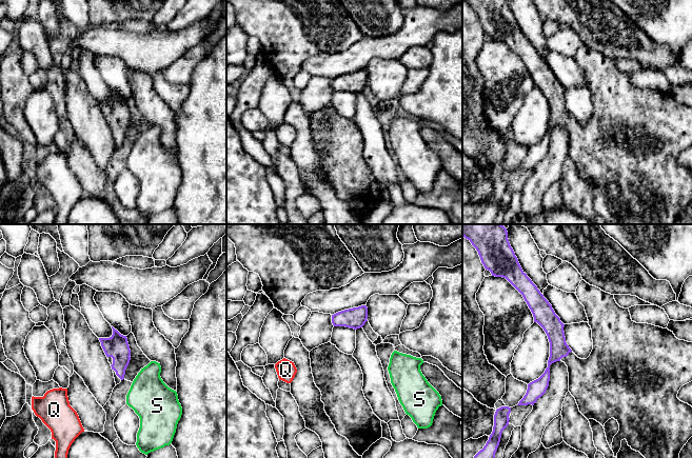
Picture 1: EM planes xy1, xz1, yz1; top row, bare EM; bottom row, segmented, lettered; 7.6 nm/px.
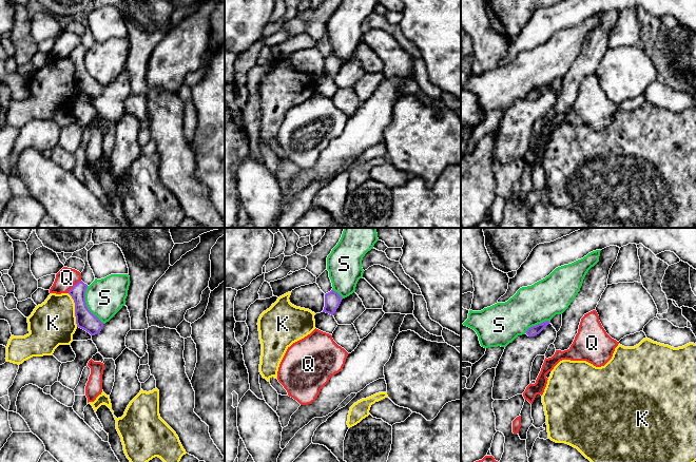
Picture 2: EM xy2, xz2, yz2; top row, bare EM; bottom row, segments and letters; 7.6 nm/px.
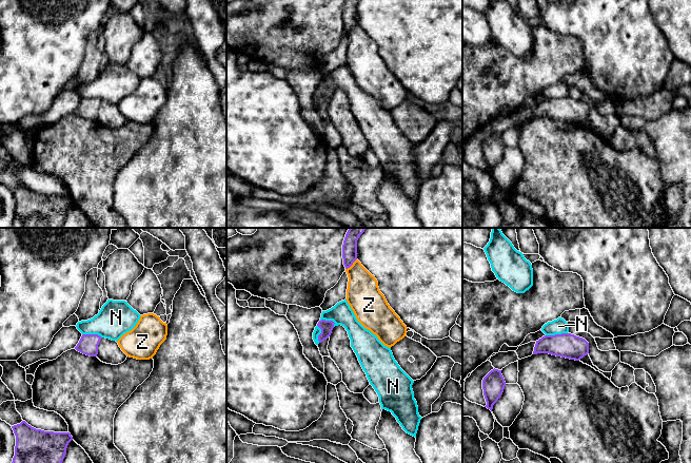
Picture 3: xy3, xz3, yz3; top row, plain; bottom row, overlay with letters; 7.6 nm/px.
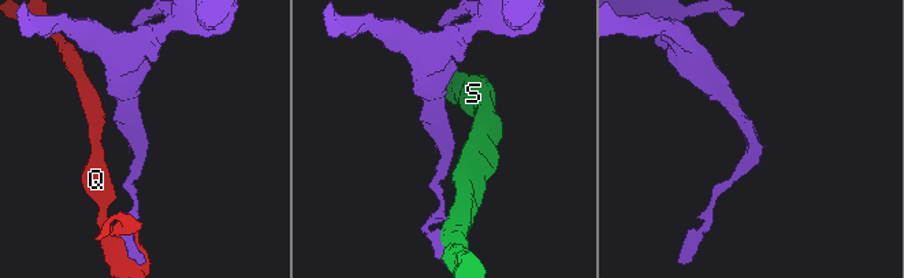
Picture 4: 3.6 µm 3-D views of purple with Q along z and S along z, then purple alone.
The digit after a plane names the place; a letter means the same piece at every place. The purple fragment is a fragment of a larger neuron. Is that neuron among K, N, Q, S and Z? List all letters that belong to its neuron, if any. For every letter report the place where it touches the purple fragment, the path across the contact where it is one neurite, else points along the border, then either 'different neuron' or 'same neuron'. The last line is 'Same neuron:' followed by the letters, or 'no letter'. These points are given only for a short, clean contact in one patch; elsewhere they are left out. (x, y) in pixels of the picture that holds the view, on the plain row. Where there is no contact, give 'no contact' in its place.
K: contact xy2 (75, 74); border xy2 (68, 57), (74, 66), (74, 79), (77, 90); different neuron
N: contact yz3 (556, 98); border yz3 (567, 96), (546, 99); different neuron
Q: contact xy2 (73, 50); border xy2 (80, 43), (68, 56); different neuron
S: contact xy2 (85, 69); border xy2 (86, 50), (85, 69), (103, 87); different neuron
Z: contact xz3 (351, 29); different neuron
Same neuron: no letter

